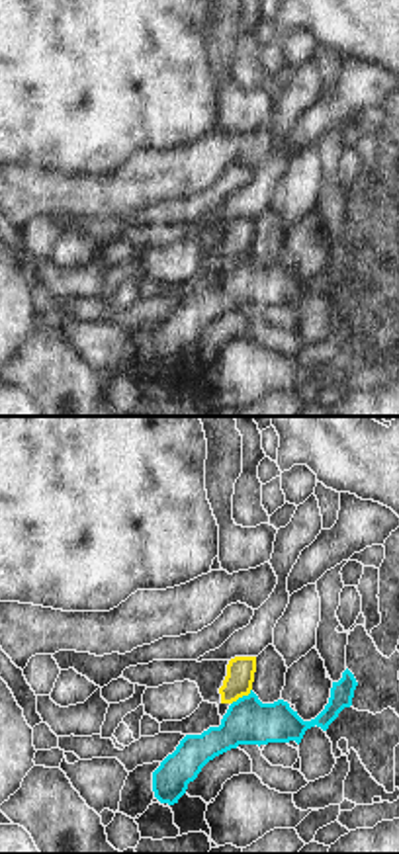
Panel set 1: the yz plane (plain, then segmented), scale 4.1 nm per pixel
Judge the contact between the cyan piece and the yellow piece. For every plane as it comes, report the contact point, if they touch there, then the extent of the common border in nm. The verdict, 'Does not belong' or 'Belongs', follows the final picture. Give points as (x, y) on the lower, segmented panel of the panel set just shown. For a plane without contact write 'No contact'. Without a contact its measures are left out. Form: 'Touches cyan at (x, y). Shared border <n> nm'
Touches cyan at (243, 696). Shared border 110 nm.

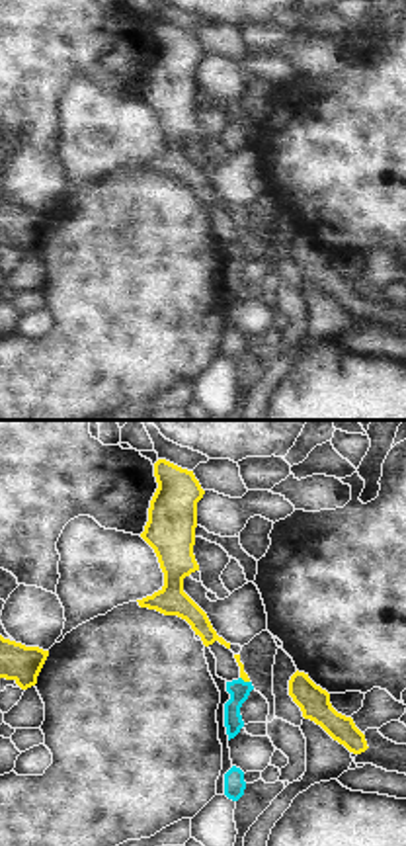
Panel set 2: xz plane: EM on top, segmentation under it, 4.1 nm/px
Touches cyan at (243, 680). Shared border 50 nm.

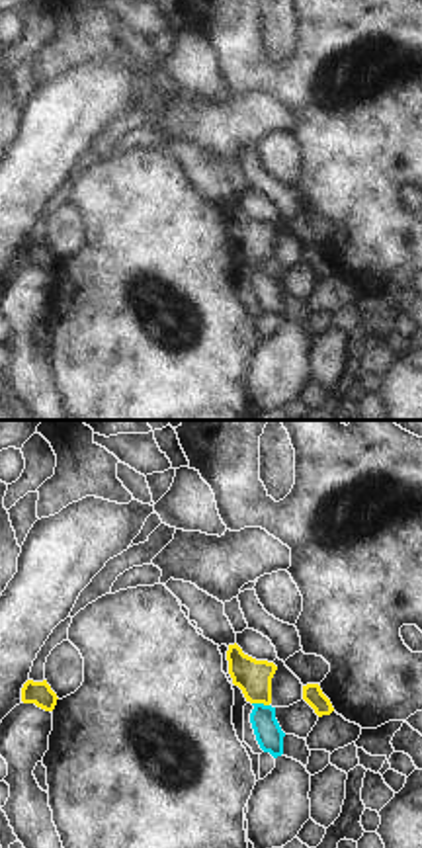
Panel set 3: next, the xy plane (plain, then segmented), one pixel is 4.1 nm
Touches cyan at (260, 704). Shared border 70 nm.

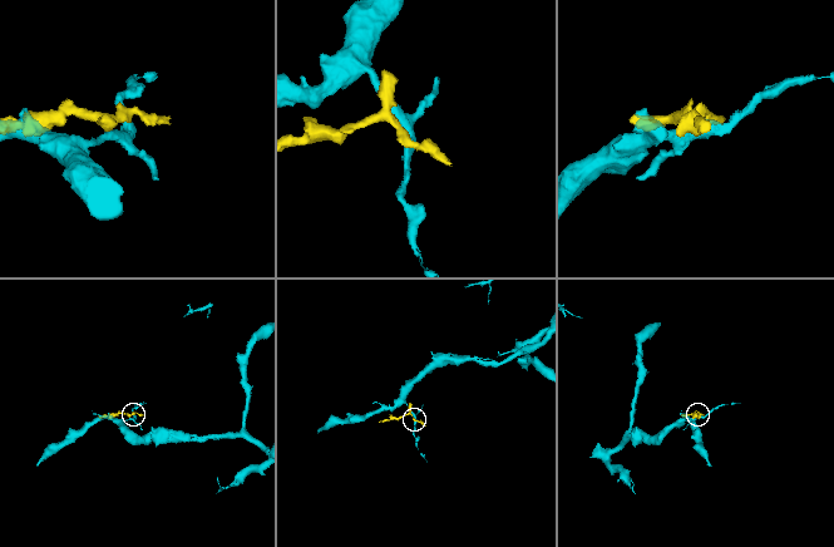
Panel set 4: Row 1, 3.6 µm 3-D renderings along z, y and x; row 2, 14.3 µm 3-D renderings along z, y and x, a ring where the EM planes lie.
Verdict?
Does not belong.

